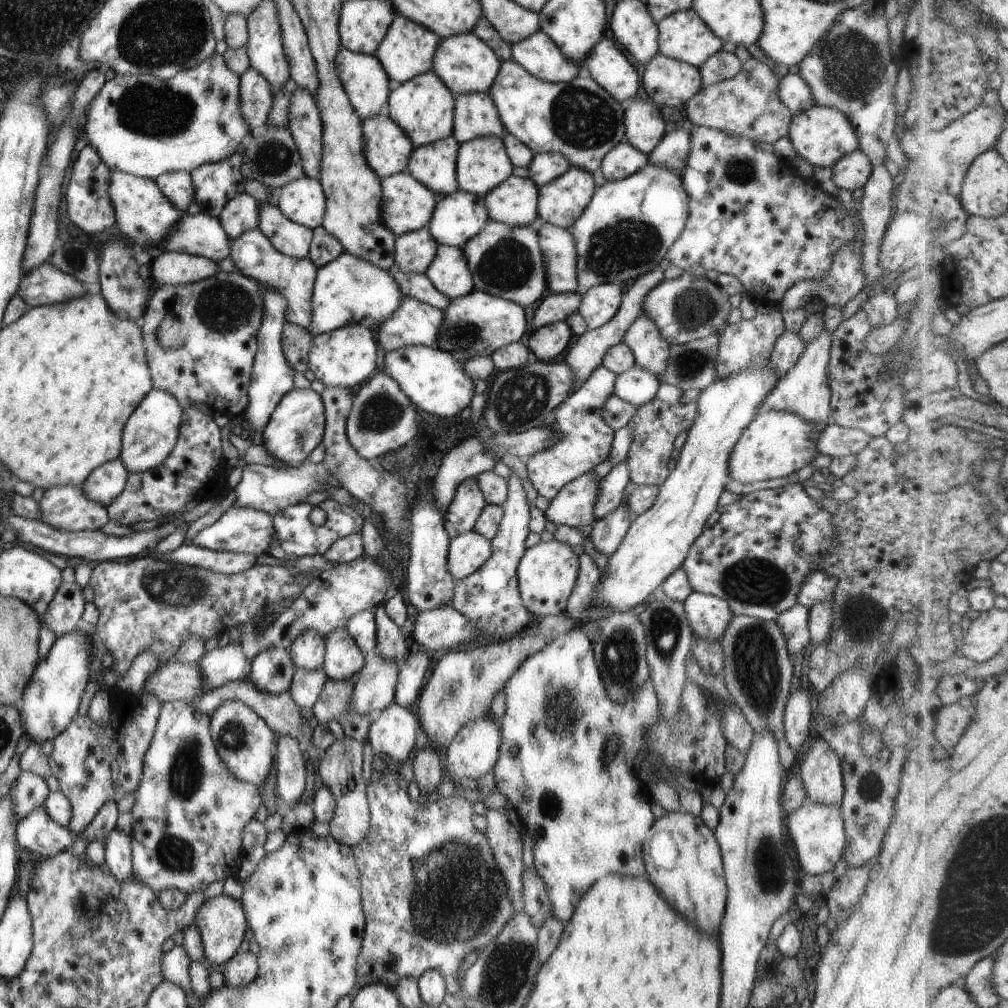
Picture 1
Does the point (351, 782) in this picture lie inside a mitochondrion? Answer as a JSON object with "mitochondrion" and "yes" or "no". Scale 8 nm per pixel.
{"mitochondrion":"no"}

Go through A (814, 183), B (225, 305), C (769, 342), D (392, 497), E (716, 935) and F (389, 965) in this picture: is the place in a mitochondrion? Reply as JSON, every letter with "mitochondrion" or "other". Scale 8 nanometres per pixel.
{"A":"other","B":"mitochondrion","C":"other","D":"other","E":"other","F":"other"}

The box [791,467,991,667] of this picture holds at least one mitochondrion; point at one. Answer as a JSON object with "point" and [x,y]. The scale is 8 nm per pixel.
{"point":[846,617]}

